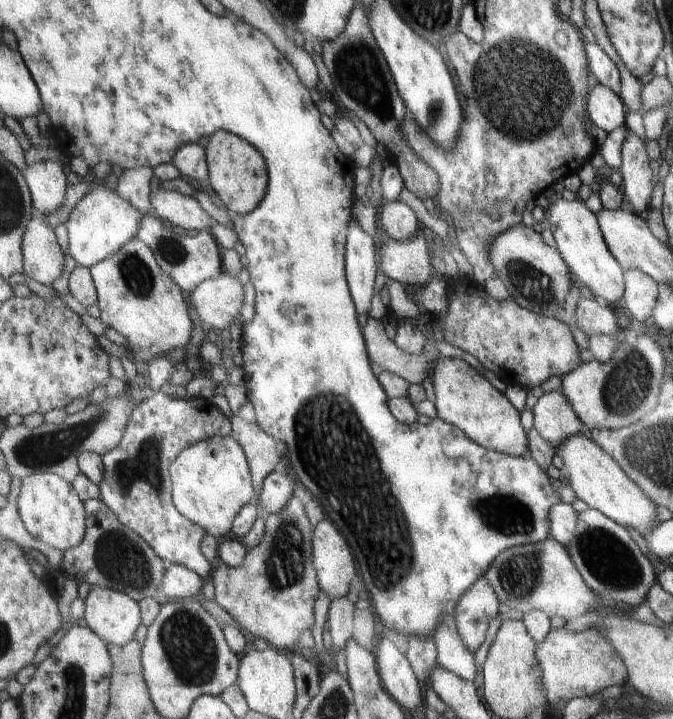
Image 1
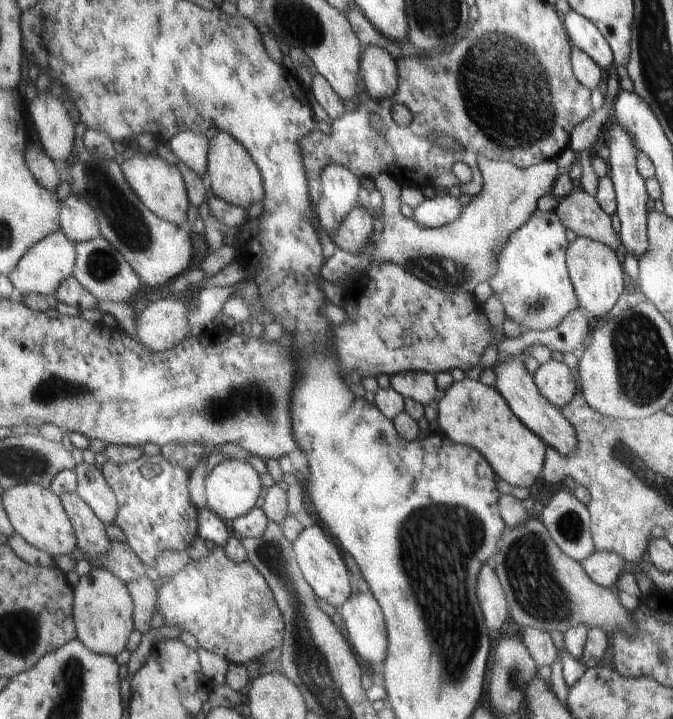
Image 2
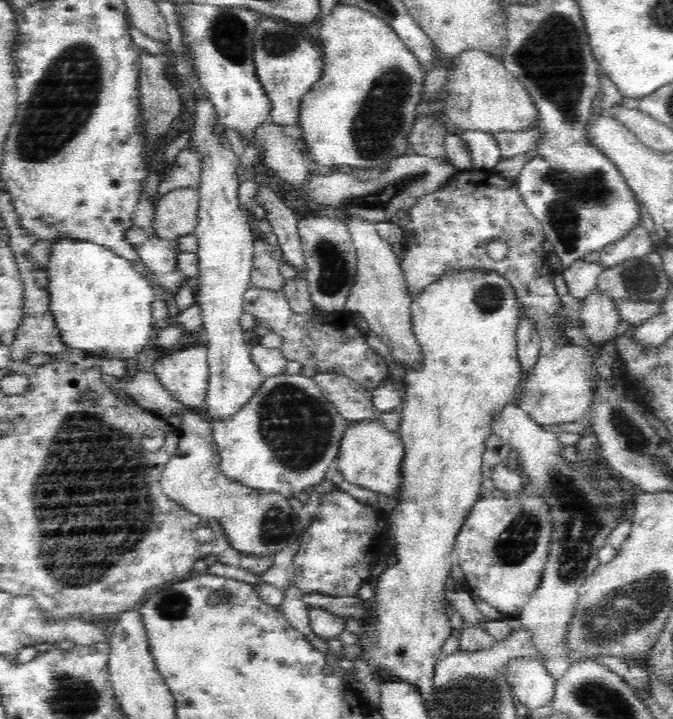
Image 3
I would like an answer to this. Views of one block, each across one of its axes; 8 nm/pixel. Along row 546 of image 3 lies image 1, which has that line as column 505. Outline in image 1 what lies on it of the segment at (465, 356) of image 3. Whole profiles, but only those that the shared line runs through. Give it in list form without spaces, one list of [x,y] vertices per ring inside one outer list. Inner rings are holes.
[[[438,355],[431,369],[431,377],[436,390],[434,404],[440,419],[465,431],[469,438],[487,450],[523,457],[528,440],[525,440],[525,432],[521,430],[515,408],[480,371],[459,358]]]

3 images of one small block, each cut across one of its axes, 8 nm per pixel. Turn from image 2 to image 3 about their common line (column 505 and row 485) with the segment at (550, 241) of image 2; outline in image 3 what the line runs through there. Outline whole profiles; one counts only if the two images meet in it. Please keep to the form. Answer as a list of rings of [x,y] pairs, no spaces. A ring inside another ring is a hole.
[[[276,375],[266,380],[263,388],[240,412],[225,421],[212,420],[212,437],[220,453],[222,472],[234,483],[254,491],[281,495],[288,501],[300,494],[310,493],[326,480],[326,472],[335,466],[342,436],[351,423],[338,413],[334,403],[327,400],[312,377]]]

